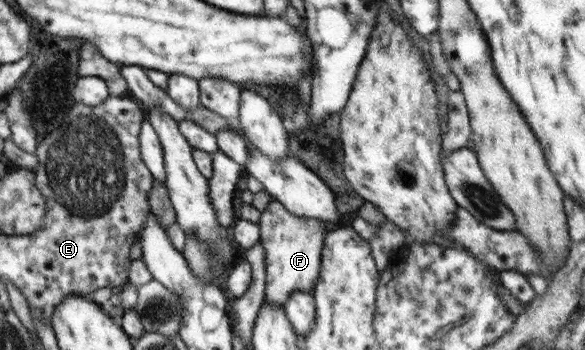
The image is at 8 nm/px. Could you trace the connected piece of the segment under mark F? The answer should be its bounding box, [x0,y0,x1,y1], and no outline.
[260,199,334,305]

